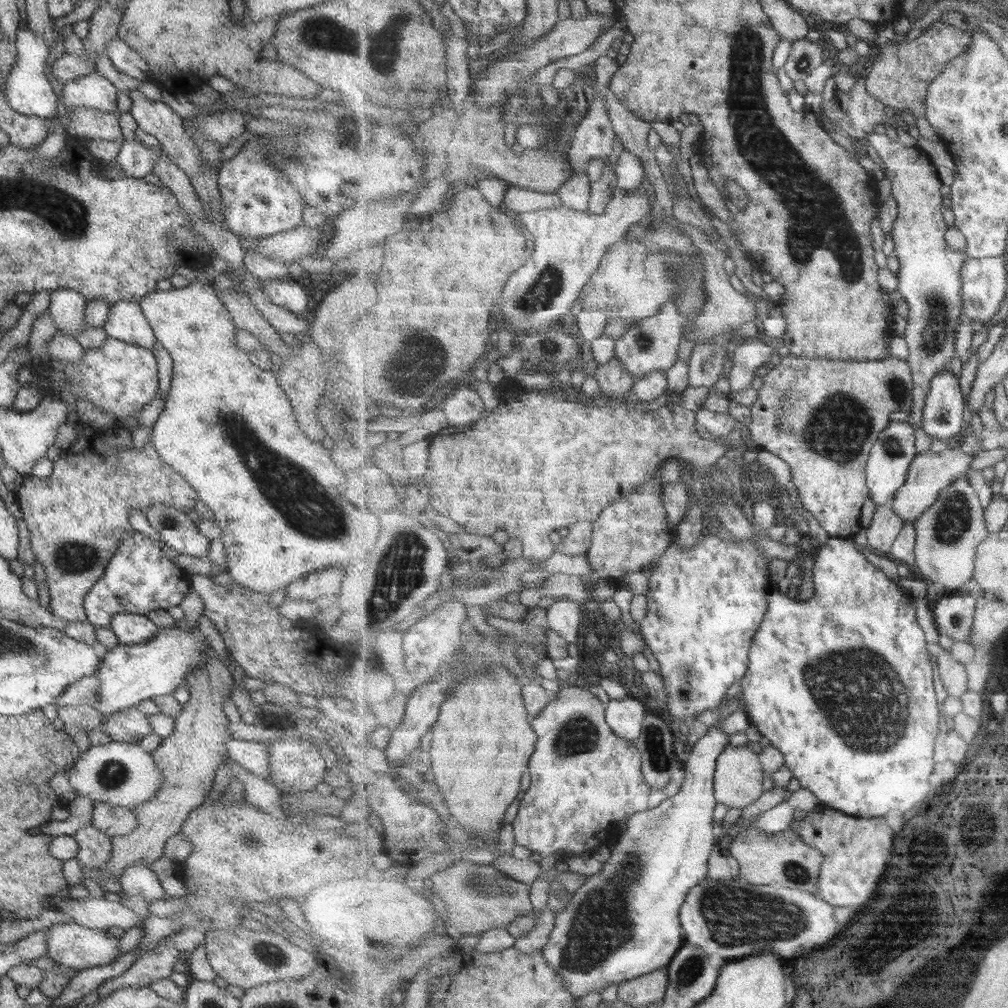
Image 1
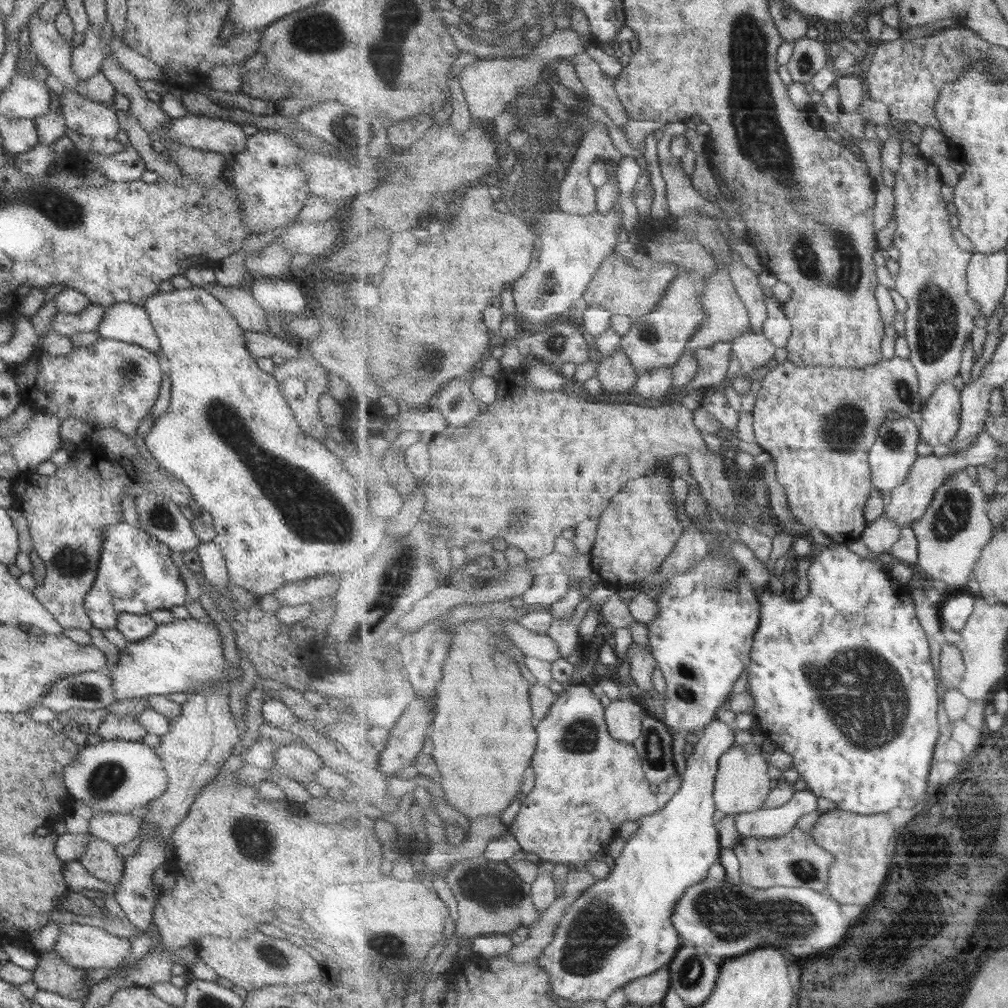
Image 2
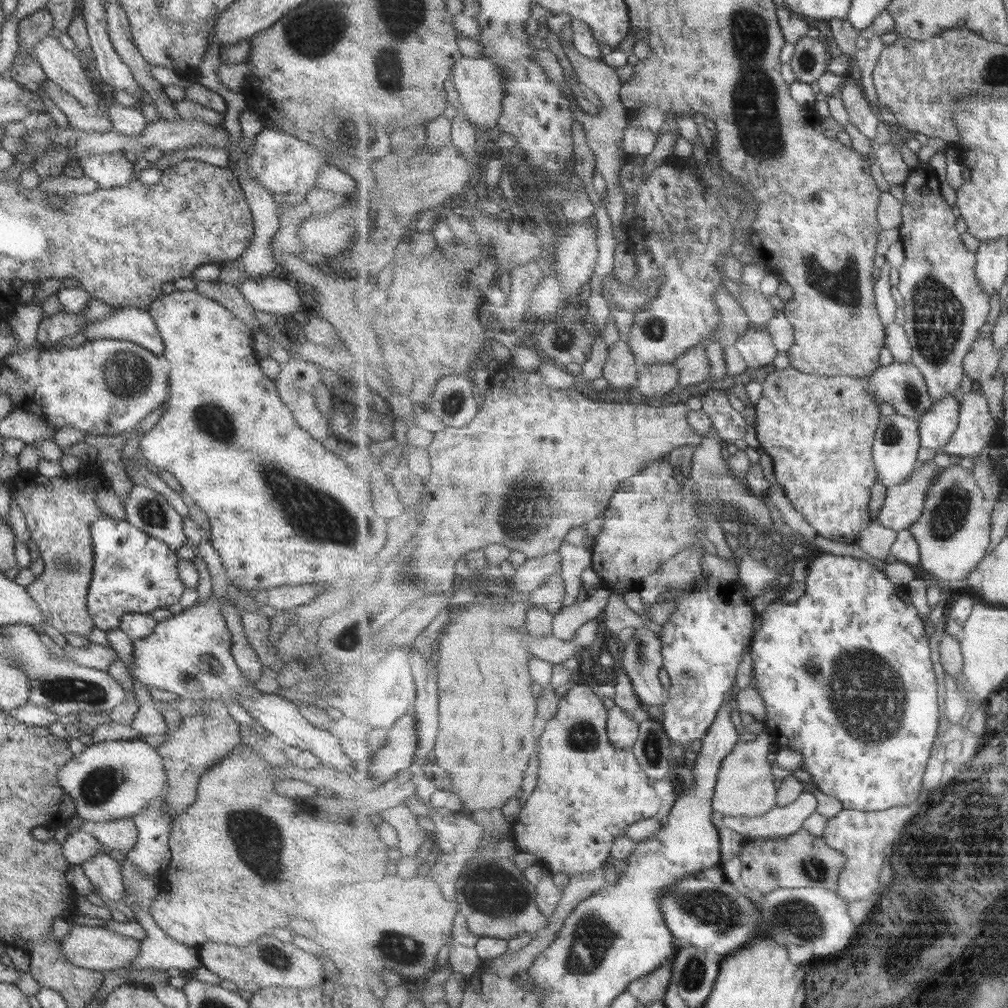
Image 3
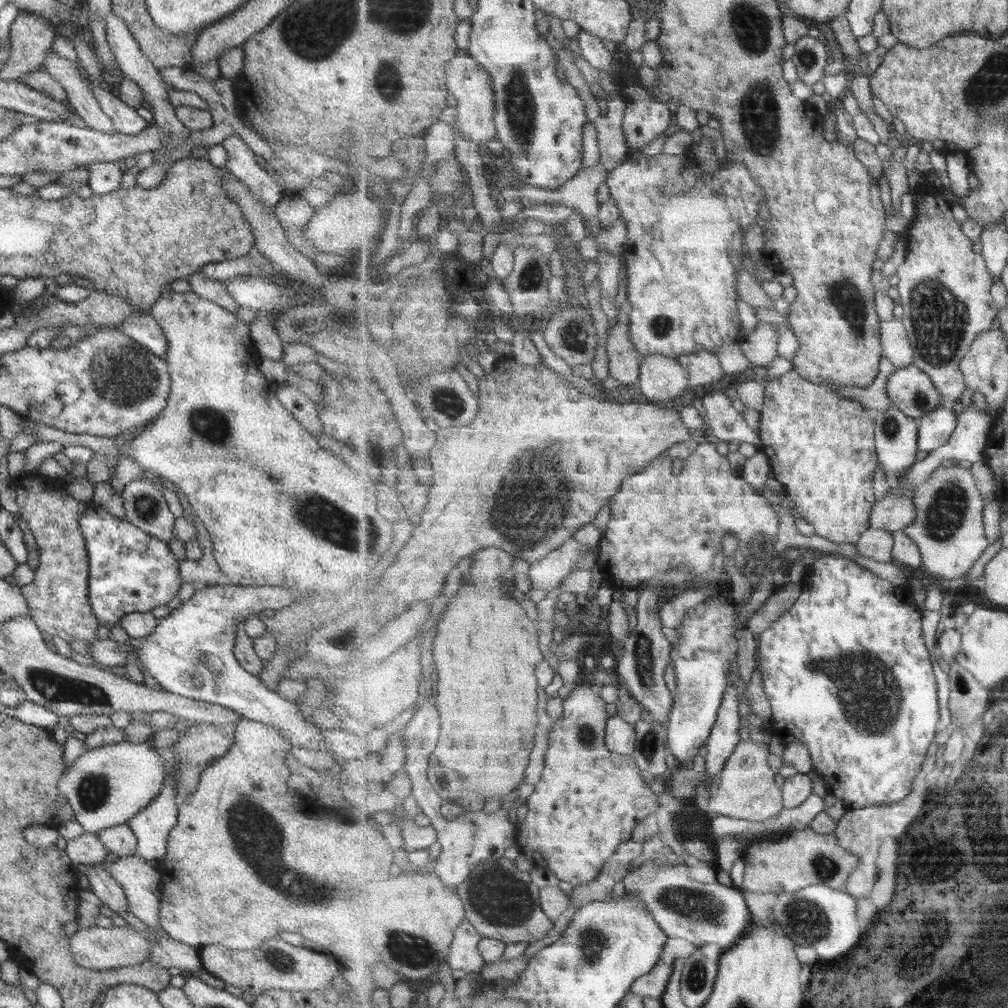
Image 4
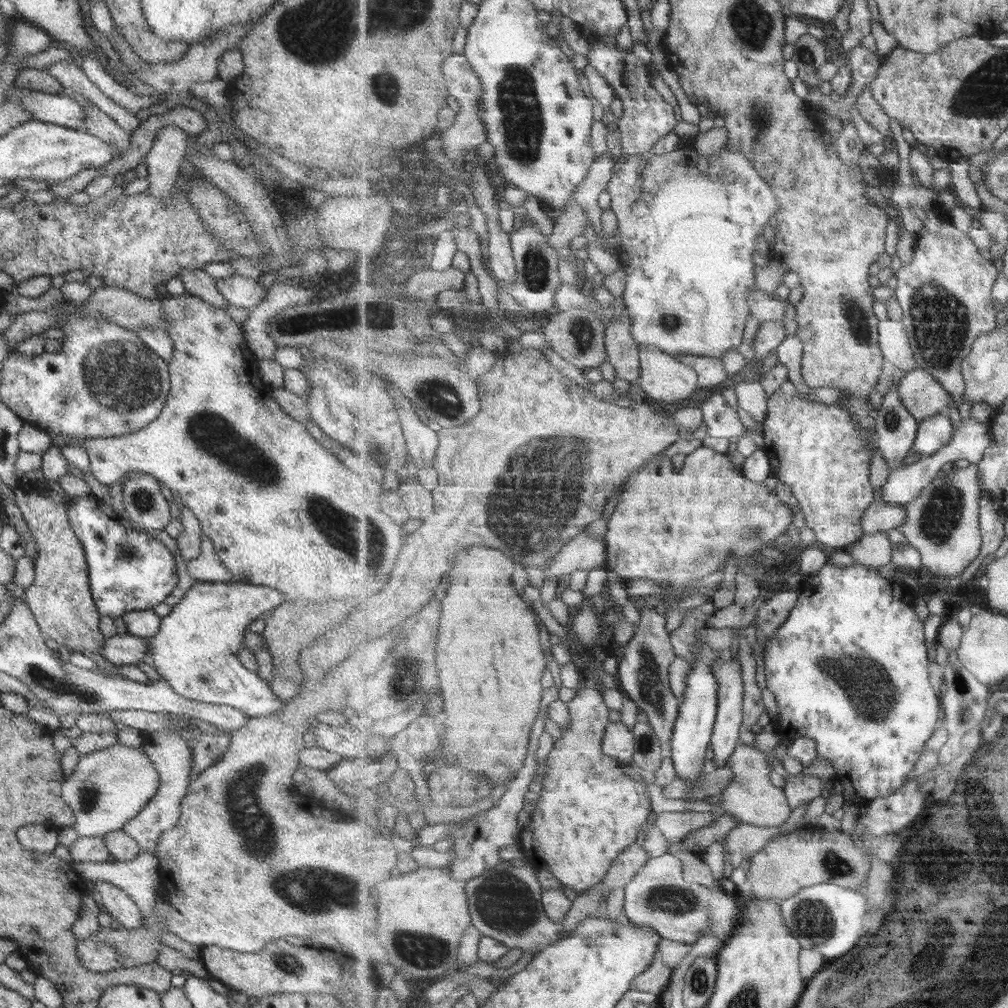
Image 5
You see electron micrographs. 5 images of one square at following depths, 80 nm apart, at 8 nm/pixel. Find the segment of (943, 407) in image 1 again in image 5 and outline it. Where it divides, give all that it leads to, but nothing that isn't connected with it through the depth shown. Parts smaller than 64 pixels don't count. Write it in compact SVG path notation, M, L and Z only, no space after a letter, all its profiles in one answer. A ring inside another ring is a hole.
M936 414L921 422L918 436L913 446L913 453L918 453L921 457L935 455L943 447L948 446L953 441L955 431L951 420L945 416Z

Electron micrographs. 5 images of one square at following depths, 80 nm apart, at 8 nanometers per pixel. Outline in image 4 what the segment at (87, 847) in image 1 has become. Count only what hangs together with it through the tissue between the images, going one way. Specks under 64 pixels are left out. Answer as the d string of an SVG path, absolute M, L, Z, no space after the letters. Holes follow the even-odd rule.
M104 862L90 865L86 870L90 891L99 899L103 906L107 906L115 916L121 912L128 911L127 902L121 885L106 873Z

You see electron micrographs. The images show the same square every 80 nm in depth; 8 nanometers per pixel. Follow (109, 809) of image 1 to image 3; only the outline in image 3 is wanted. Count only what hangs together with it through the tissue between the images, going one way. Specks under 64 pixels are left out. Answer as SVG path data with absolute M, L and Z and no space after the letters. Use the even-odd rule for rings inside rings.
M130 818L95 822L87 830L110 852L118 850L126 854L136 841L136 828Z

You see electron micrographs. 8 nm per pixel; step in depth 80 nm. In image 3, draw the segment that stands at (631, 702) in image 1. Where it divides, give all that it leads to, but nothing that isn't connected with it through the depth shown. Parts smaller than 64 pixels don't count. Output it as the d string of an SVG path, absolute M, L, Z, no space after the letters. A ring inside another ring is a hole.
M613 706L608 710L608 737L616 748L632 749L640 737L640 719Z

